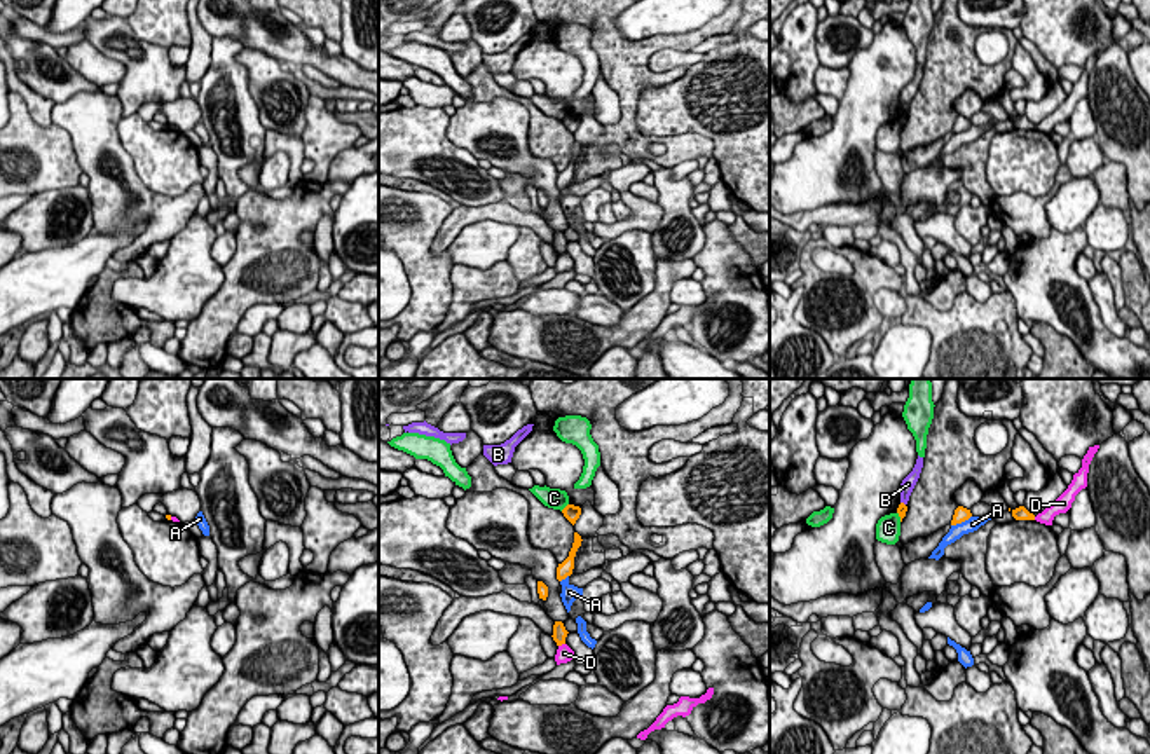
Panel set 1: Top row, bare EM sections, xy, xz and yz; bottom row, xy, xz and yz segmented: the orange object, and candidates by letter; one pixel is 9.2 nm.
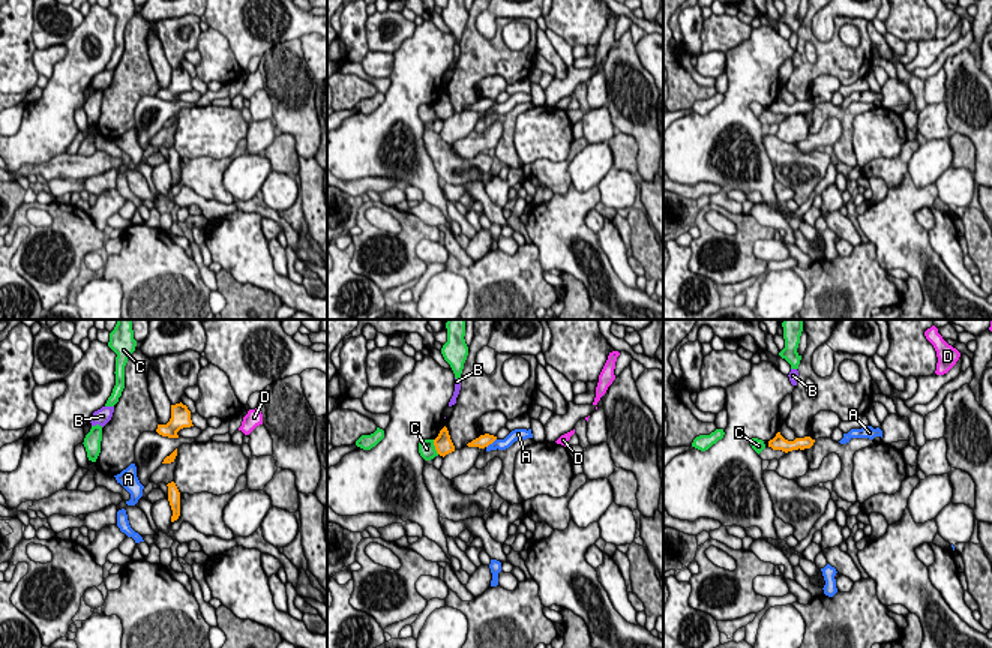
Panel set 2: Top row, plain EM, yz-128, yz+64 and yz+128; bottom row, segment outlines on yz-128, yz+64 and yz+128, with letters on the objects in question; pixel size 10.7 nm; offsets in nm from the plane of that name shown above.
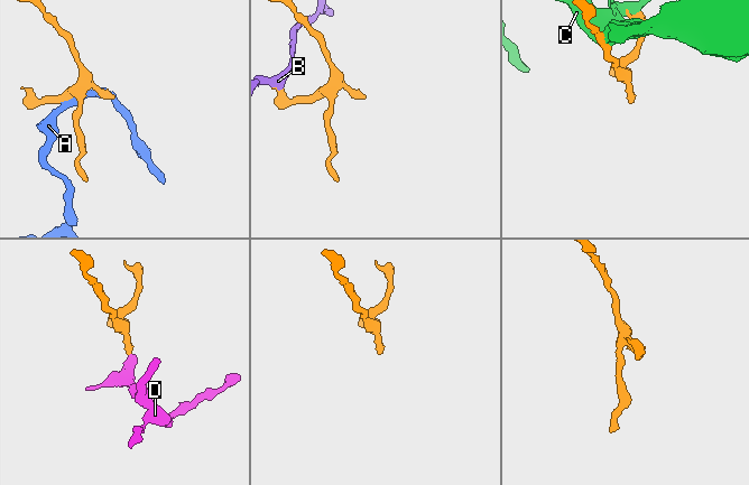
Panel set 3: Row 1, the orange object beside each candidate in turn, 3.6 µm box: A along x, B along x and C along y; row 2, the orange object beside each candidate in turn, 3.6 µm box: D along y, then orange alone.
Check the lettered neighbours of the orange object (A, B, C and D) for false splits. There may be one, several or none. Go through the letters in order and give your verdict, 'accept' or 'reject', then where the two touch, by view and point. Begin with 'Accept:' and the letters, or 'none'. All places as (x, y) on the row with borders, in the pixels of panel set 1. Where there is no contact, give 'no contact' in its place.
Accept: none
A: reject; meets orange in yz at (960, 522)
B: reject; meets orange in yz at (903, 503)
C: reject; meets orange in xz at (566, 507)
D: reject; meets orange in xz at (561, 644)

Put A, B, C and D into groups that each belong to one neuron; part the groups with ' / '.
A / B / C / D

